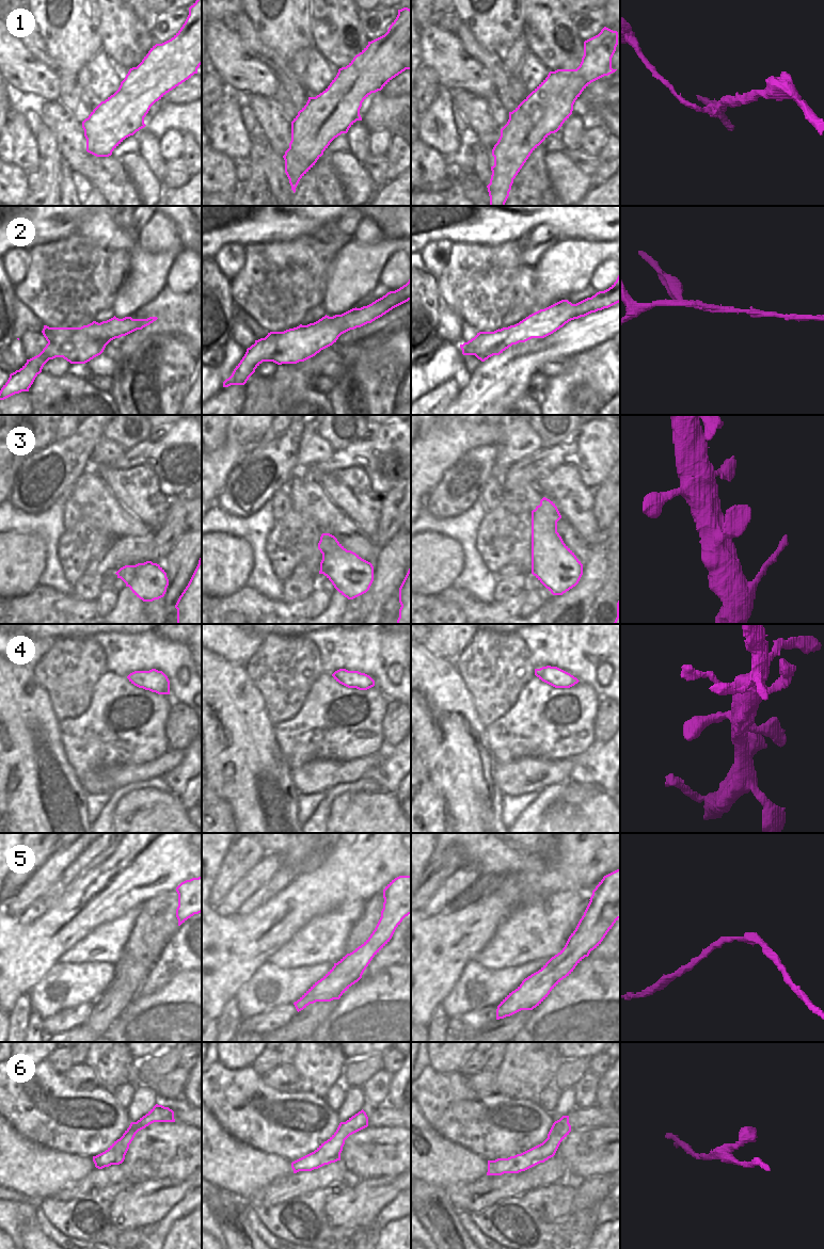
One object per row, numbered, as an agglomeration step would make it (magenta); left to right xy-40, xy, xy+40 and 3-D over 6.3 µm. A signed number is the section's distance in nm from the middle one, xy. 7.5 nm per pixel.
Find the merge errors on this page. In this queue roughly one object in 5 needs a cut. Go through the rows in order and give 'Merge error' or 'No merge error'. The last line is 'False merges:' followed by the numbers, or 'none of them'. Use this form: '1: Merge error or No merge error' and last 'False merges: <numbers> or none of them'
1: Merge error
2: Merge error
3: No merge error
4: No merge error
5: No merge error
6: No merge error
False merges: 1, 2.

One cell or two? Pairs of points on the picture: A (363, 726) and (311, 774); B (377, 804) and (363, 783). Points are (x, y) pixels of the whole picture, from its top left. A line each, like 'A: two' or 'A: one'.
A: two
B: two

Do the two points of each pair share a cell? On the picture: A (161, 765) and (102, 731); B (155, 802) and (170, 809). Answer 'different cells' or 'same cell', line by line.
A: different cells
B: same cell

